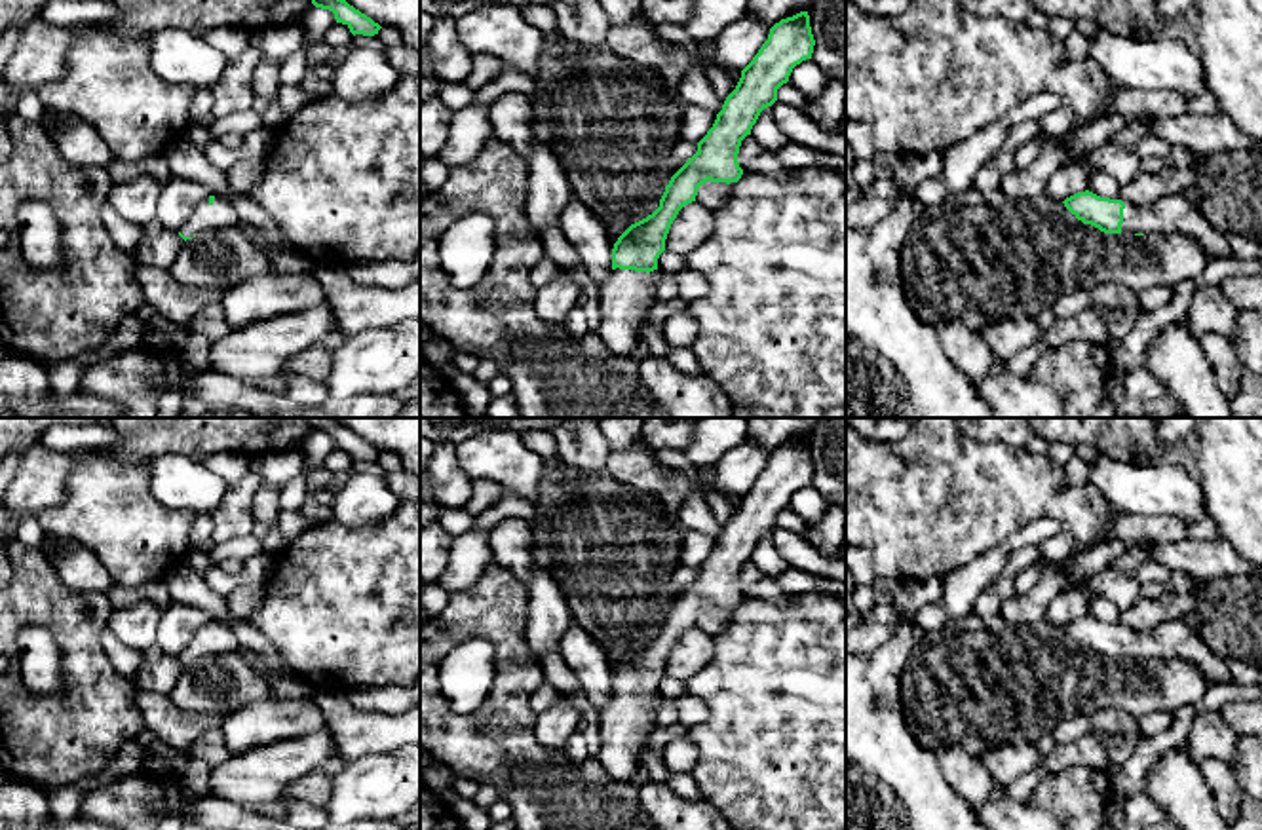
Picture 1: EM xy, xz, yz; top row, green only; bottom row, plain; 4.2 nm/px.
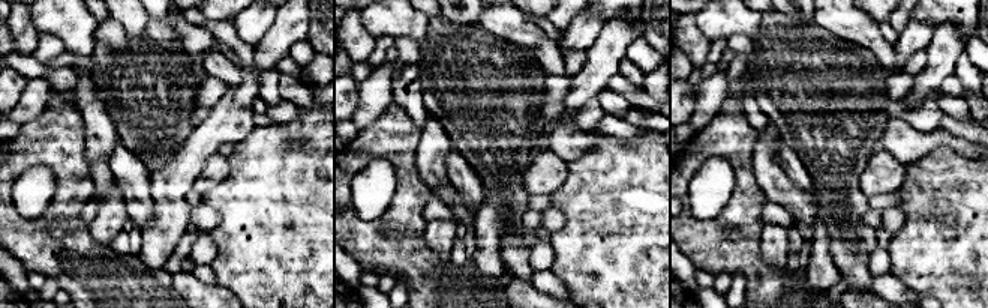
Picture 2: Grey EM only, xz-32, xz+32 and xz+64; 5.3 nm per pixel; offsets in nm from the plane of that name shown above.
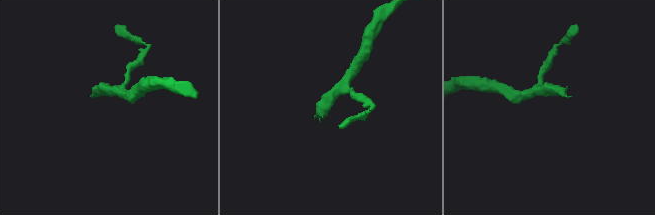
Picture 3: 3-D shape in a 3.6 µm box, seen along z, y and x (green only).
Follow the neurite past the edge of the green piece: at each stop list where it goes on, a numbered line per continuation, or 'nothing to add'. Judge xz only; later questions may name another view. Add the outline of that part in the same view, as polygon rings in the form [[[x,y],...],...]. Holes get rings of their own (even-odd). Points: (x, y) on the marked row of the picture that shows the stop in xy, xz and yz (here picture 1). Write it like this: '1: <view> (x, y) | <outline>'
1: xz (626, 299) | [[[612,270],[599,287],[601,325],[595,330],[606,351],[627,357],[635,349],[641,323],[658,302],[658,287],[663,272]]]

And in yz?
1: yz (1175, 213) | [[[1184,194],[1165,196],[1150,205],[1125,203],[1121,234],[1182,234],[1194,239],[1211,260],[1233,258],[1226,234],[1213,228]]]

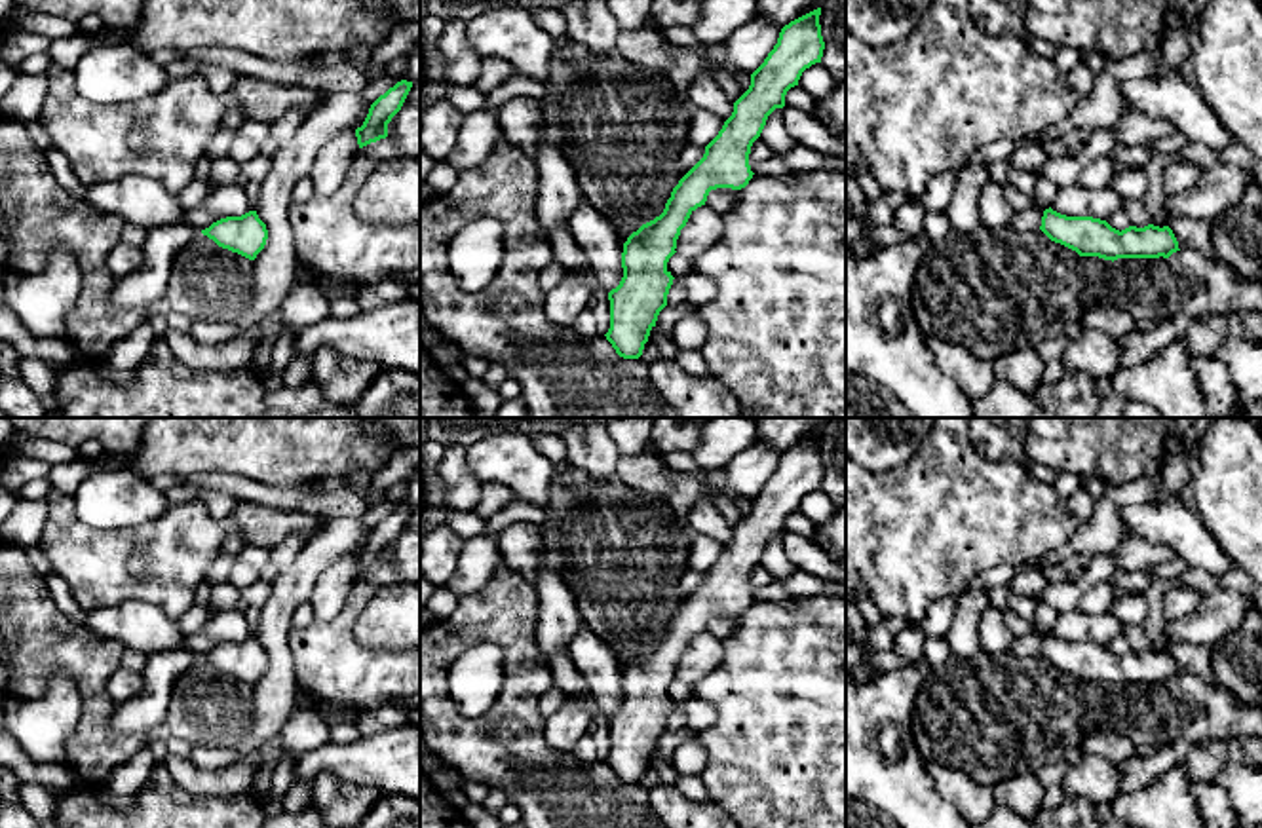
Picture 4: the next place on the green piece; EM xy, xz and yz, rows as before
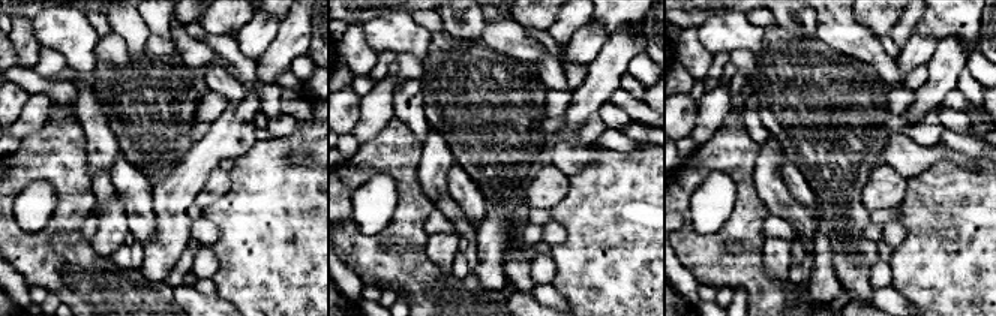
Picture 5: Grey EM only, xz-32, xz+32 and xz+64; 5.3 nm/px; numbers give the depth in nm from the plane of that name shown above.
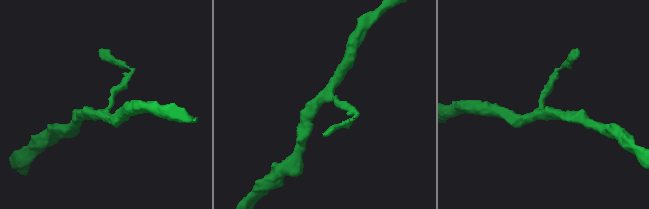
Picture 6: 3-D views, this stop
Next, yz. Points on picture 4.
nothing to add

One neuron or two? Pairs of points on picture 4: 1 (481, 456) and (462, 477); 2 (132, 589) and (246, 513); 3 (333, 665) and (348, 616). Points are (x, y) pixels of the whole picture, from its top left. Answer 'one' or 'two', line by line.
1: two
2: one
3: one

